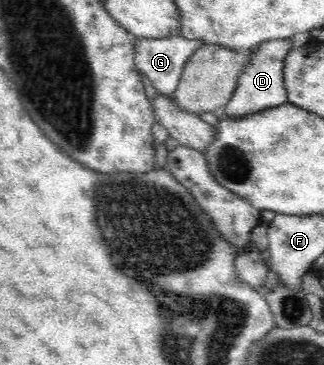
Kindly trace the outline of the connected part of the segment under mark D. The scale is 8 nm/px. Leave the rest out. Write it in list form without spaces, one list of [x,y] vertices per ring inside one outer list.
[[[291,38],[269,40],[263,42],[259,47],[255,47],[252,60],[242,69],[233,95],[227,105],[220,110],[220,114],[230,119],[243,119],[247,115],[261,113],[261,110],[285,105],[288,95],[284,82],[283,65],[285,65],[285,57],[291,53],[292,49],[293,40]]]

